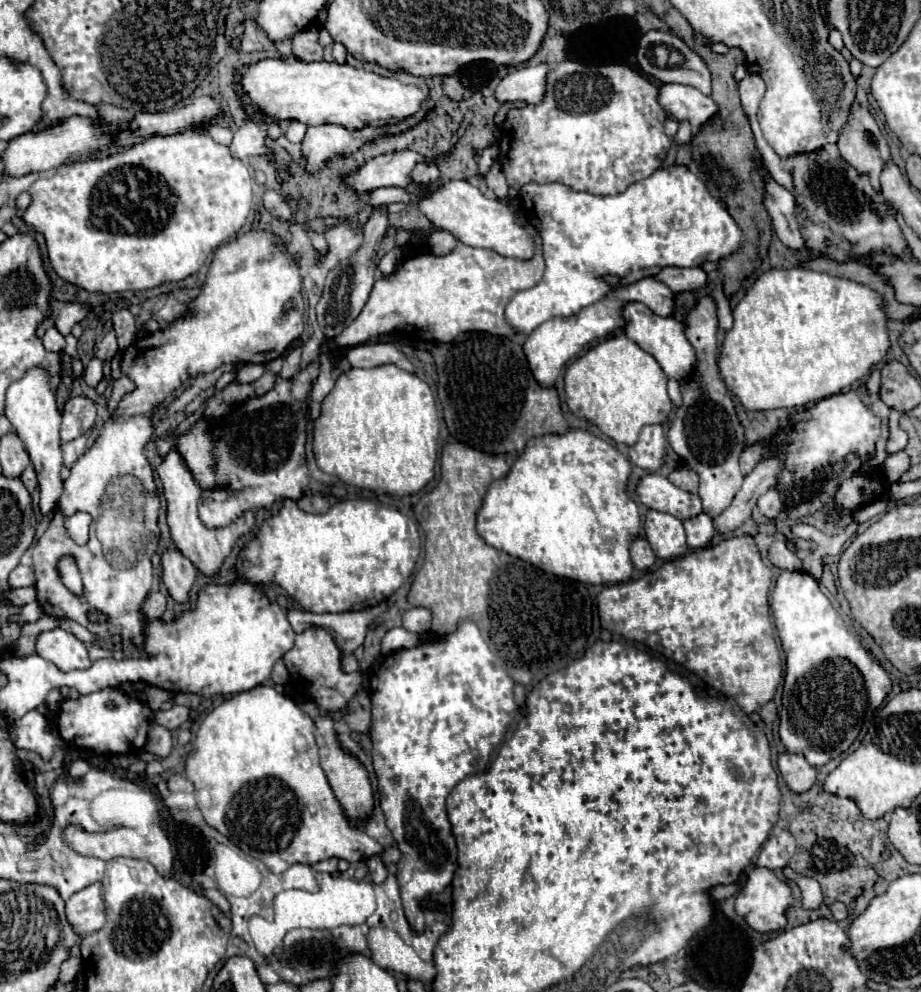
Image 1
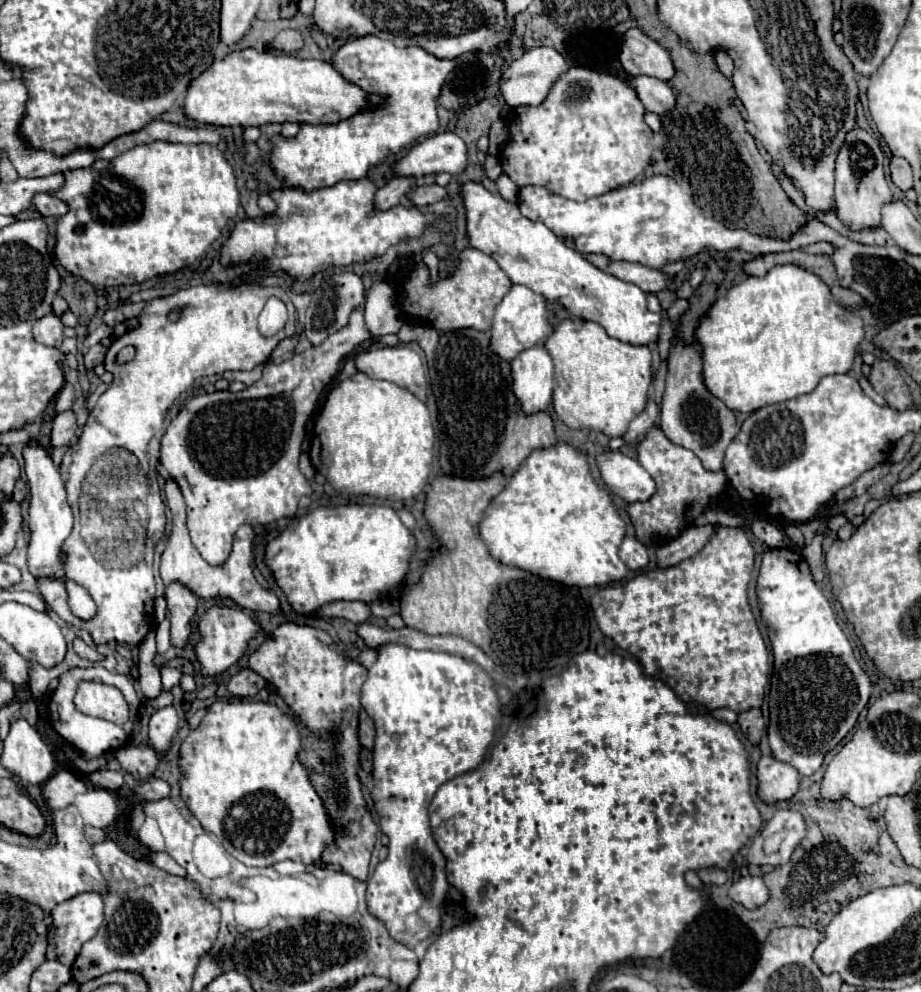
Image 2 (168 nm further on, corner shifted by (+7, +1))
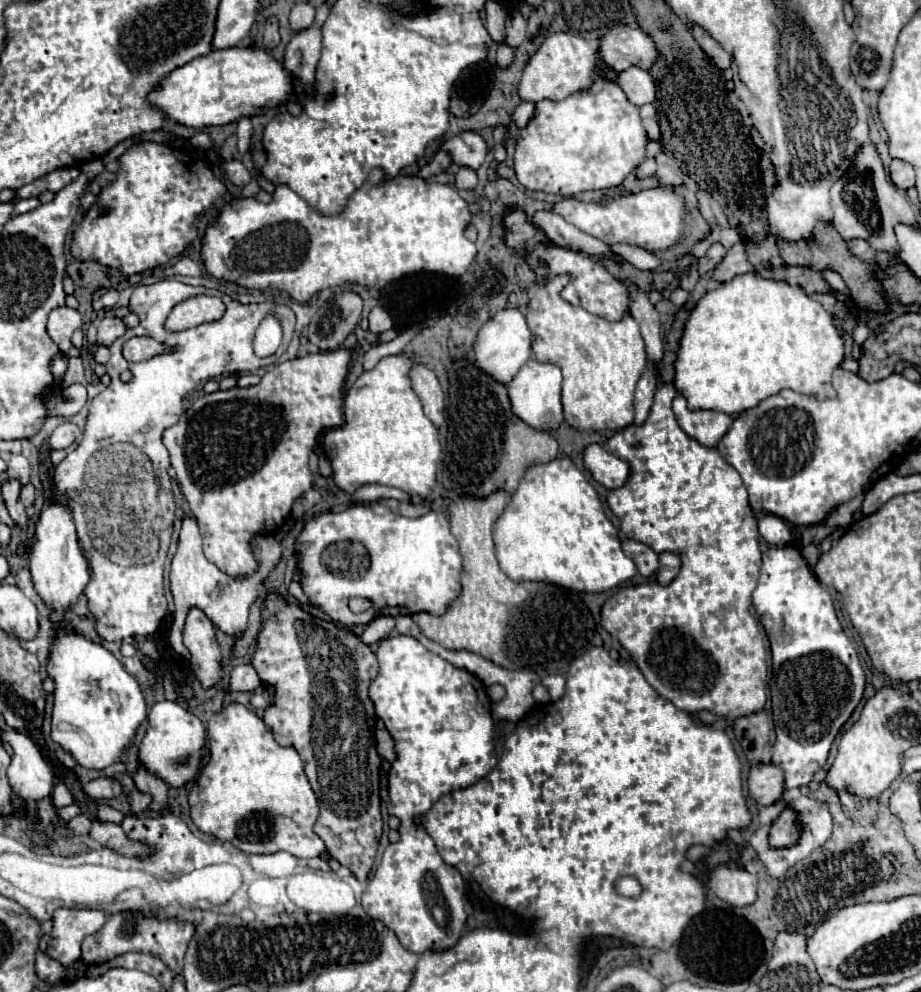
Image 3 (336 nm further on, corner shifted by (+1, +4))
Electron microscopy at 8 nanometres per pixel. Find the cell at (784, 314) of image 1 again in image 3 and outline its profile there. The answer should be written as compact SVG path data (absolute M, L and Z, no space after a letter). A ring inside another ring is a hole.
M759 273L739 275L709 291L693 307L681 337L673 383L677 391L687 397L691 409L713 409L727 415L757 407L763 399L783 389L819 399L831 397L831 373L845 357L845 339L839 335L833 319L833 313L811 299L801 285L765 279Z

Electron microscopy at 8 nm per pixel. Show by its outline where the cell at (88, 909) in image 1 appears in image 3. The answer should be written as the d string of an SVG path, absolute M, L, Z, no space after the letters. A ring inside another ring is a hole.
M57 909L47 955L61 965L75 963L81 955L81 941L99 931L103 923L105 913L99 909Z

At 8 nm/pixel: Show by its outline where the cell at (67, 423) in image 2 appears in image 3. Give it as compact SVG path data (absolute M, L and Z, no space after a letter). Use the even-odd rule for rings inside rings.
M63 421L49 437L49 445L51 449L67 449L77 441L77 437L79 437L79 427L73 421Z

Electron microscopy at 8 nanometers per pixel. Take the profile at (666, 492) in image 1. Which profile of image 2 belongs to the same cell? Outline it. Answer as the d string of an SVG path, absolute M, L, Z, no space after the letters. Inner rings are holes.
M603 452L595 462L609 490L625 502L649 500L653 496L655 482L635 458L621 452Z

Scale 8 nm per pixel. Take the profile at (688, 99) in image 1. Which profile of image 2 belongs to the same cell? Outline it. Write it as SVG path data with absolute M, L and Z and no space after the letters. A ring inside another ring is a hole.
M633 76L629 78L629 84L635 88L647 112L655 112L661 116L667 110L675 108L673 90L663 80L649 78L649 76Z

